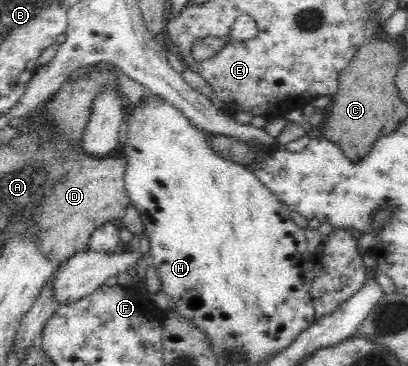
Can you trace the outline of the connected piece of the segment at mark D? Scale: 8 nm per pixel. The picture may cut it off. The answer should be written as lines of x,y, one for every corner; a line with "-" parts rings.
84,155
53,186
40,206
37,222
37,240
48,260
55,266
73,254
86,250
92,231
105,222
120,219
131,200
125,189
126,157

